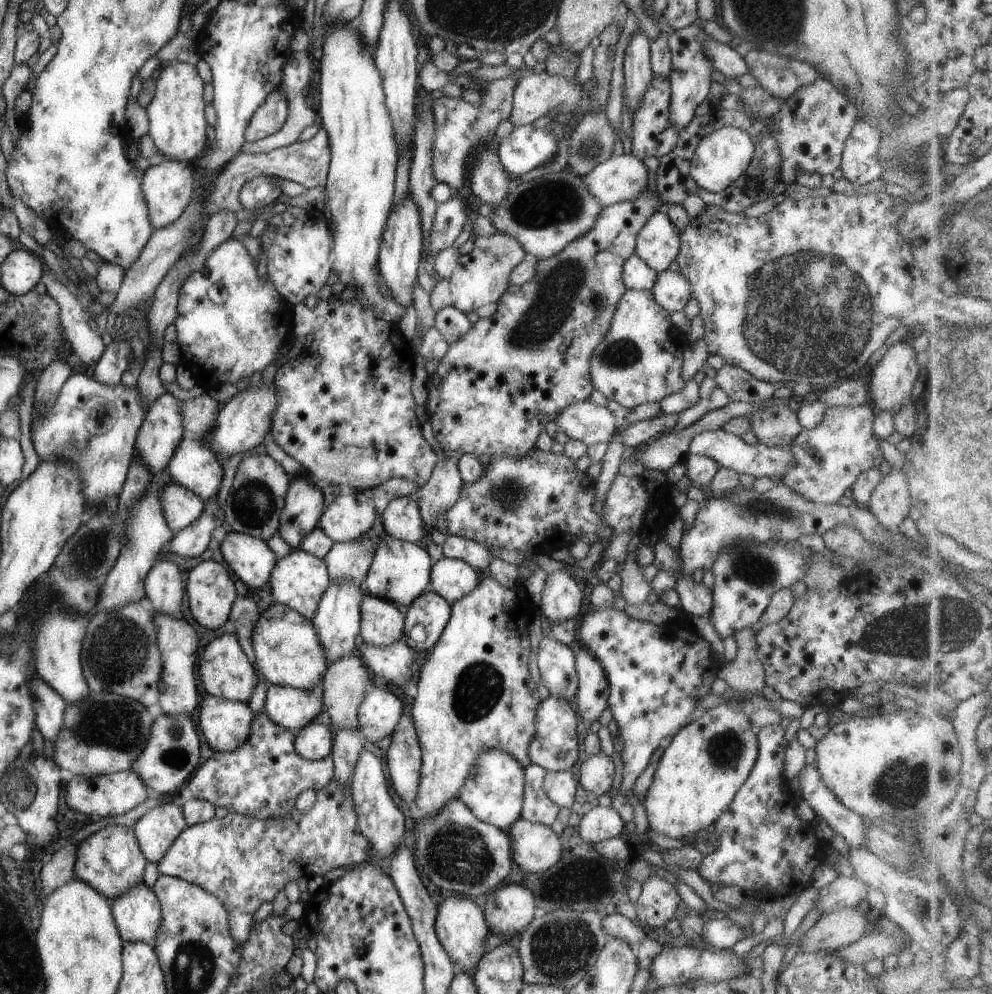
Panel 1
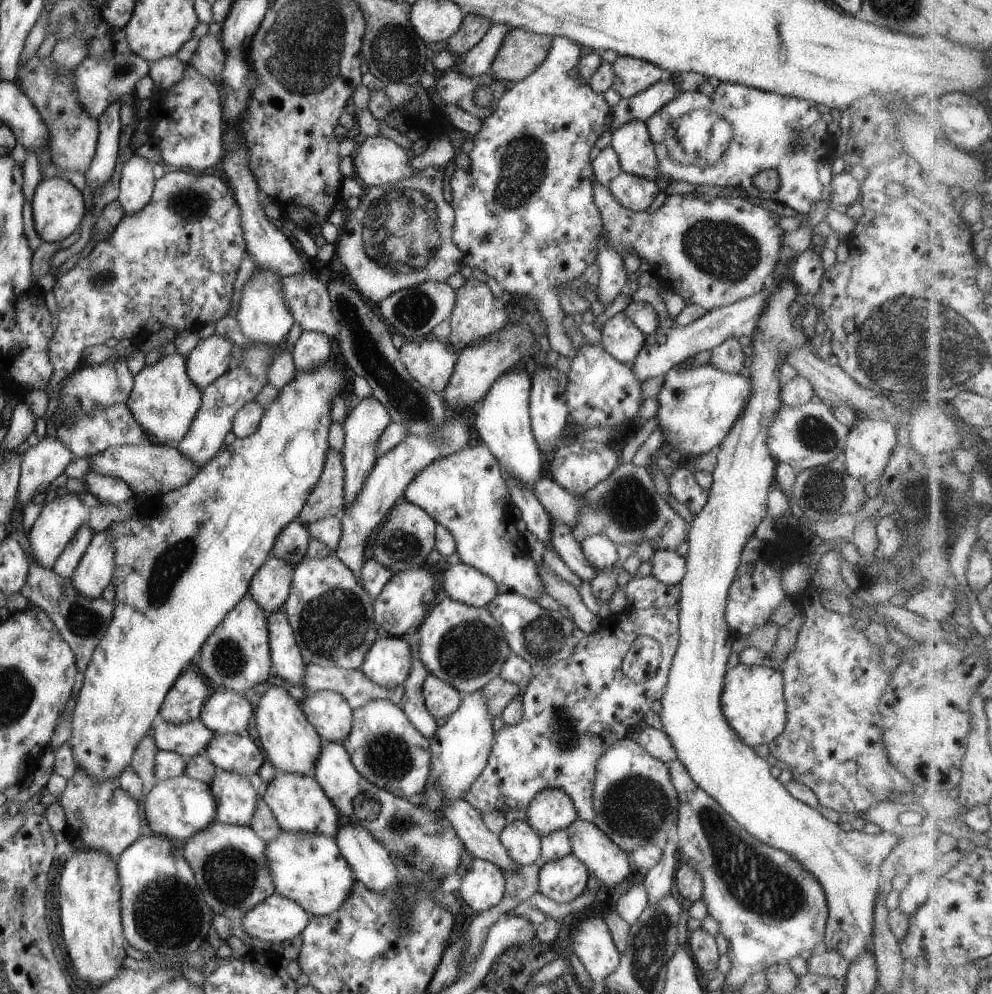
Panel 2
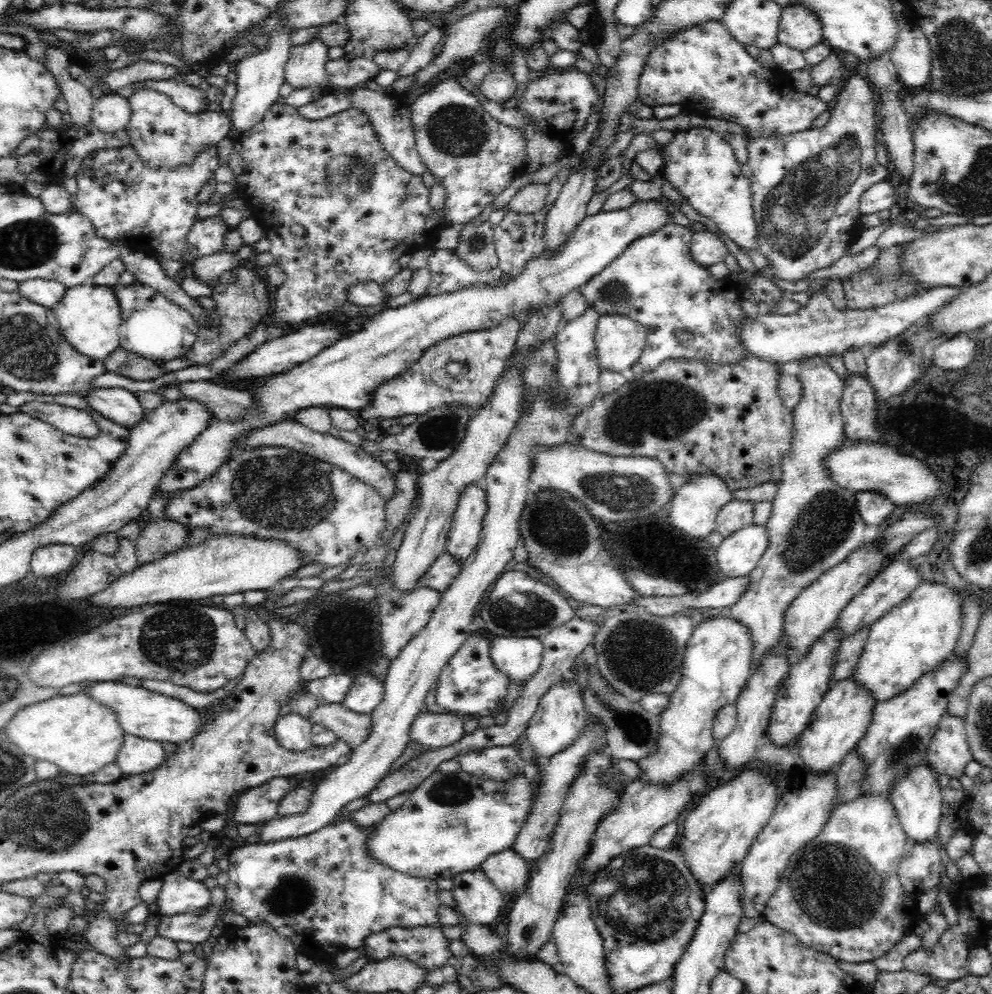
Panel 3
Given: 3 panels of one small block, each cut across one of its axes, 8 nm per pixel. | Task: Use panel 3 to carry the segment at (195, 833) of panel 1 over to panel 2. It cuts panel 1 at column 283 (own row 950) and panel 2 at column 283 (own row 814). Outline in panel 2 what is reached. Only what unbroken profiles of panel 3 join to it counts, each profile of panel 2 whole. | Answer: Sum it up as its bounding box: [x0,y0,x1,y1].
[264,831,355,916]

